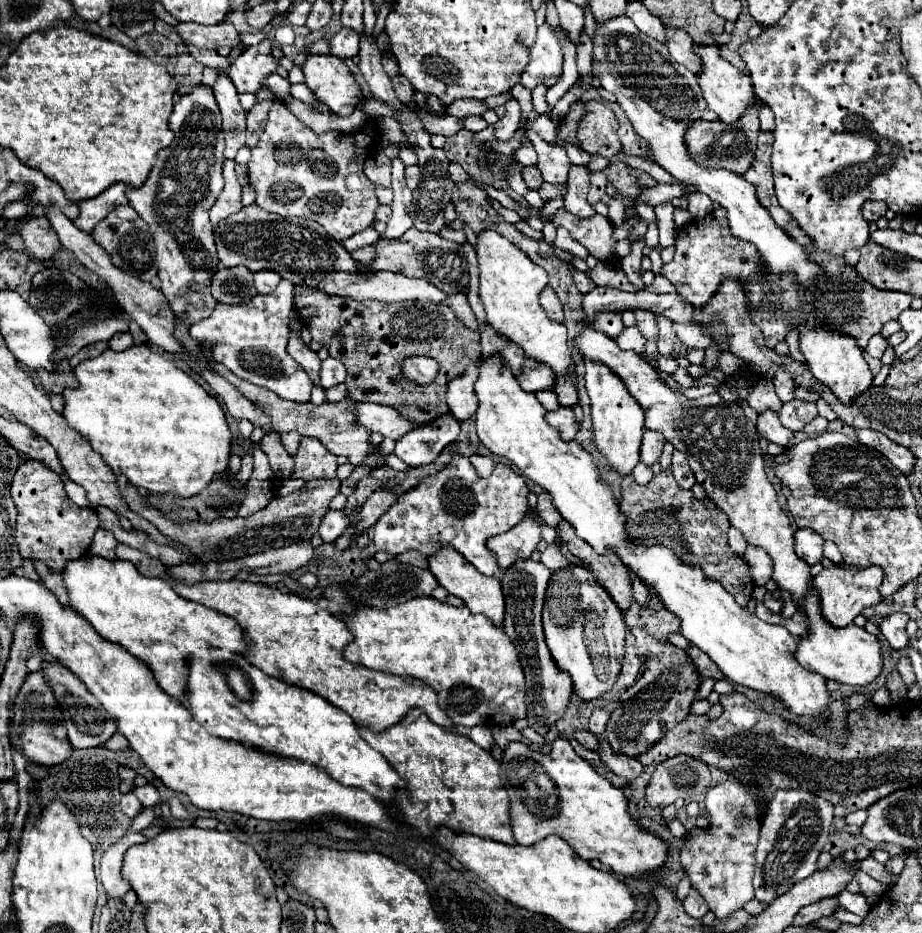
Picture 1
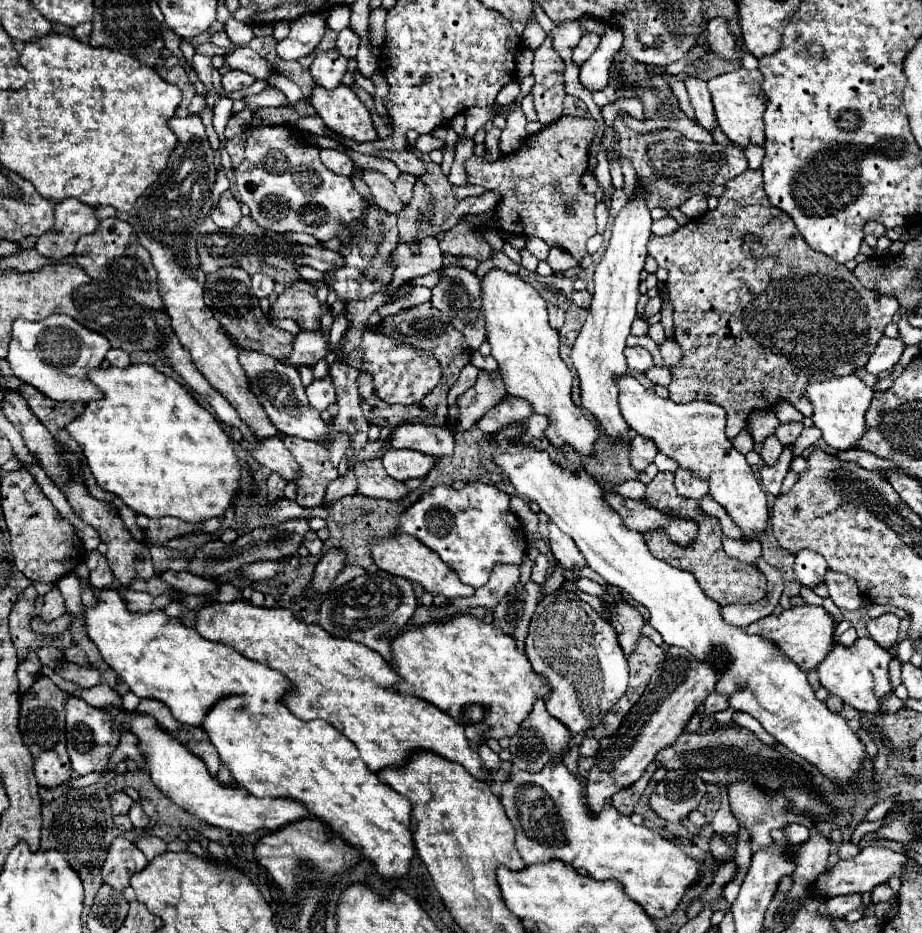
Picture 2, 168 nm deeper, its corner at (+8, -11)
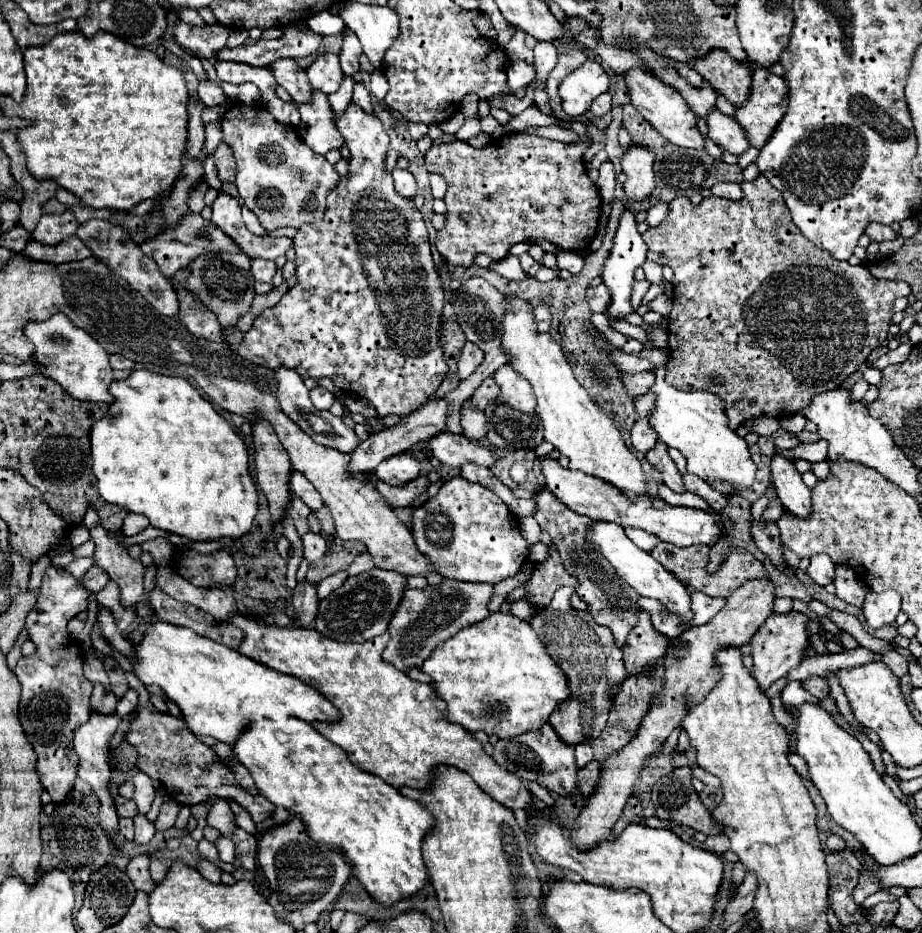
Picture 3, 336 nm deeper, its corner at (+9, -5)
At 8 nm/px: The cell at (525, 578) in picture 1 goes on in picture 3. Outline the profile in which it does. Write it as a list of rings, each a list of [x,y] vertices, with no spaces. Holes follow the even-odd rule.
[[[545,723],[539,731],[531,731],[531,733],[523,733],[523,735],[499,741],[495,745],[493,759],[501,767],[519,775],[521,779],[535,781],[551,793],[557,793],[557,795],[563,795],[563,797],[573,797],[579,789],[579,785],[577,785],[577,769],[579,767],[575,763],[573,747],[565,745],[557,737],[557,733],[553,731],[553,727],[549,723]]]

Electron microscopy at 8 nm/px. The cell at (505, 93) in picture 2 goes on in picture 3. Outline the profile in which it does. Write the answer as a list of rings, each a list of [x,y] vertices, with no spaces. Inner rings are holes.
[[[509,61],[505,71],[507,71],[507,85],[511,93],[529,85],[535,79],[535,65],[529,65],[525,61]]]

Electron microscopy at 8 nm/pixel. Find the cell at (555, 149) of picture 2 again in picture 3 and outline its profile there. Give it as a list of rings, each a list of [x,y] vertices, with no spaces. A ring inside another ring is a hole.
[[[507,133],[501,137],[491,137],[487,147],[473,149],[465,141],[433,145],[425,155],[425,165],[429,173],[439,173],[447,181],[445,193],[445,227],[437,231],[435,247],[453,267],[471,267],[475,255],[485,253],[493,261],[501,261],[509,255],[515,243],[527,239],[543,239],[565,251],[589,249],[597,235],[601,217],[601,197],[595,183],[589,179],[583,163],[583,153],[589,149],[591,141],[569,145],[527,133]]]

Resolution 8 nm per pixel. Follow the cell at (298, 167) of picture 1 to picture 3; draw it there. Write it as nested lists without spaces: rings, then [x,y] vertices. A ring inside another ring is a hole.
[[[233,103],[221,119],[221,133],[237,163],[235,185],[239,195],[265,229],[299,229],[323,217],[327,193],[335,189],[339,175],[323,155],[317,155],[305,145],[293,125],[275,121],[263,105]]]

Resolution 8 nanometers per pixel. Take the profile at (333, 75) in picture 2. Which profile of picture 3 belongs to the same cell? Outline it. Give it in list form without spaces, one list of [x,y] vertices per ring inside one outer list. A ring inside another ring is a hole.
[[[323,53],[315,59],[315,63],[307,69],[311,87],[321,93],[335,93],[343,81],[343,71],[339,65],[339,57],[333,53]]]

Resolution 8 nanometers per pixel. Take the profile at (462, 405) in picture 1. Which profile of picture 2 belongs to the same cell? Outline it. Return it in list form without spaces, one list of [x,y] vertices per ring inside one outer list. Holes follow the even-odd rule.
[[[468,363],[462,371],[458,381],[450,387],[448,391],[448,429],[454,433],[456,431],[456,397],[460,397],[468,387],[472,387],[476,383],[476,375],[478,375],[478,367],[474,367],[472,363]]]

